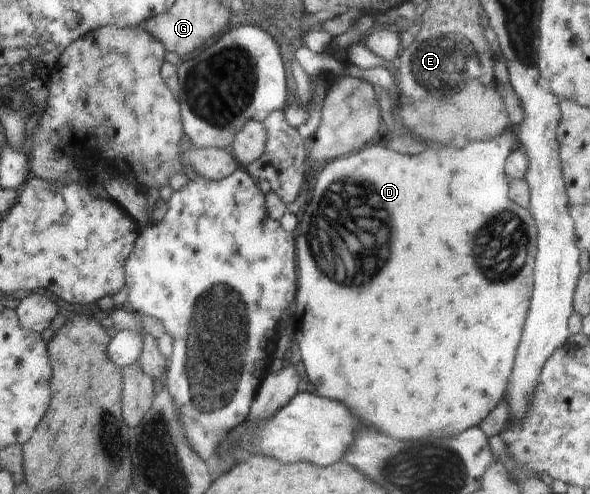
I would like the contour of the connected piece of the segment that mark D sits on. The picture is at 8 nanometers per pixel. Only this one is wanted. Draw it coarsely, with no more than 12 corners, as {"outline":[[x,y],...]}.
{"outline":[[513,126],[315,174],[291,334],[401,441],[506,395]]}

